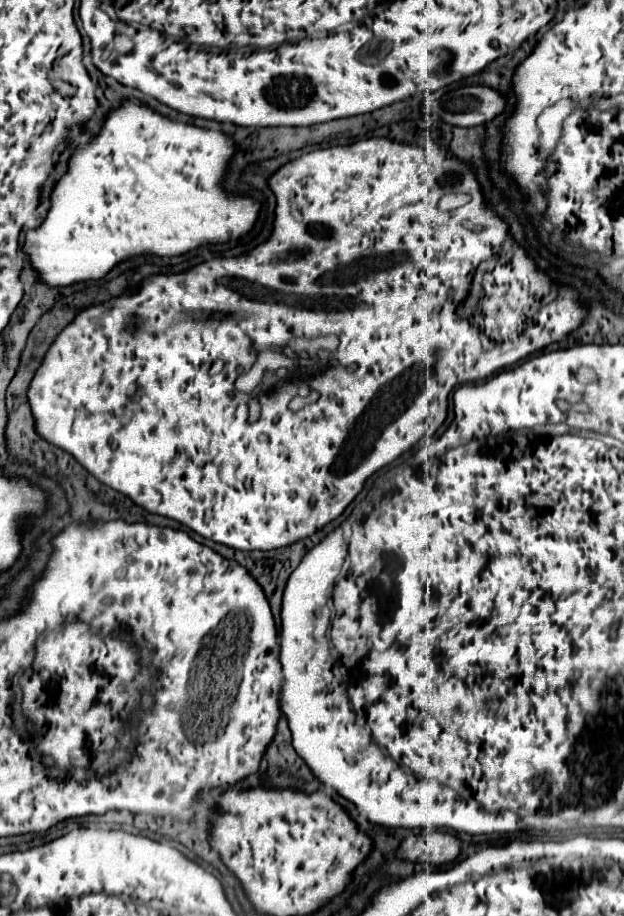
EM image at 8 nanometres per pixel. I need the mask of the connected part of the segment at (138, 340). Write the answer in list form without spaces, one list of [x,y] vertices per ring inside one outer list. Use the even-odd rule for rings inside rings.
[[[372,137],[369,138],[369,140],[355,142],[355,144],[351,144],[351,146],[331,146],[324,149],[317,147],[313,152],[303,154],[303,156],[295,158],[293,162],[285,164],[283,168],[279,168],[279,170],[271,176],[269,186],[271,186],[271,190],[273,190],[275,196],[277,196],[277,210],[275,210],[273,236],[271,236],[263,246],[257,246],[255,250],[251,250],[249,254],[239,256],[239,258],[228,258],[222,255],[216,255],[209,260],[209,262],[203,262],[201,266],[195,266],[195,268],[191,268],[189,272],[185,272],[185,274],[181,274],[181,276],[151,276],[151,278],[145,280],[145,290],[137,290],[137,294],[131,292],[131,294],[113,298],[113,300],[109,300],[109,302],[105,302],[105,304],[95,304],[95,306],[85,308],[83,312],[77,314],[77,318],[75,318],[75,320],[57,336],[57,340],[51,344],[51,348],[47,350],[47,356],[43,358],[41,368],[37,370],[37,374],[35,374],[35,378],[33,378],[31,386],[29,386],[29,394],[27,394],[27,396],[29,396],[31,410],[33,410],[33,418],[35,418],[35,428],[37,428],[37,432],[39,432],[47,442],[51,442],[51,444],[55,444],[55,446],[67,450],[69,454],[73,454],[73,456],[75,456],[95,478],[99,478],[103,484],[107,484],[107,486],[111,486],[113,490],[117,490],[117,492],[129,496],[135,504],[139,504],[141,508],[145,508],[145,510],[151,512],[151,514],[159,514],[159,516],[165,516],[165,518],[173,518],[173,520],[185,524],[187,528],[191,528],[193,532],[201,534],[203,538],[209,538],[209,540],[213,540],[213,542],[219,542],[219,544],[225,544],[225,546],[231,546],[231,548],[237,548],[237,550],[275,550],[275,548],[283,548],[283,546],[291,546],[291,544],[295,544],[297,540],[303,540],[303,538],[315,534],[317,530],[321,530],[327,522],[335,520],[335,518],[351,504],[351,500],[363,490],[365,480],[367,480],[373,472],[377,472],[379,468],[383,468],[383,466],[387,466],[389,462],[393,462],[397,456],[401,456],[403,452],[407,452],[409,448],[413,448],[425,434],[433,434],[433,432],[443,424],[443,420],[447,418],[447,398],[449,398],[449,392],[451,392],[455,386],[465,384],[465,382],[485,380],[485,378],[489,378],[491,374],[495,374],[497,370],[501,370],[501,368],[505,368],[505,366],[511,366],[511,364],[515,364],[515,362],[527,358],[529,354],[533,354],[533,352],[537,352],[537,350],[541,350],[541,348],[545,348],[545,346],[549,346],[549,344],[553,344],[553,342],[559,342],[559,340],[561,340],[563,336],[567,336],[571,330],[575,330],[577,326],[581,326],[581,322],[583,322],[583,318],[585,318],[585,314],[587,314],[587,308],[579,302],[579,294],[577,294],[573,288],[559,288],[557,284],[553,284],[553,282],[547,278],[547,274],[543,274],[541,270],[537,270],[535,262],[521,250],[521,246],[511,240],[505,222],[503,222],[499,216],[495,216],[495,214],[487,208],[485,198],[483,198],[483,194],[481,194],[481,188],[479,188],[479,184],[477,184],[477,180],[475,180],[475,170],[473,170],[471,166],[467,166],[465,162],[457,160],[453,154],[449,154],[447,148],[441,148],[441,146],[437,146],[437,144],[433,144],[433,146],[429,146],[429,148],[407,146],[407,144],[399,144],[399,142],[393,142],[393,140],[387,140],[387,138],[384,137]],[[449,192],[453,192],[453,194],[469,194],[471,200],[469,200],[465,206],[457,208],[457,210],[441,212],[441,210],[437,208],[437,202],[439,202],[439,198],[441,198],[443,194],[449,194]],[[479,264],[489,264],[489,266],[487,266],[487,272],[483,274],[483,282],[481,282],[481,284],[483,284],[483,296],[481,296],[481,300],[479,300],[479,304],[477,304],[477,308],[475,308],[475,314],[473,314],[473,318],[475,318],[477,322],[471,324],[471,322],[467,322],[467,320],[463,322],[457,314],[453,314],[455,310],[451,310],[451,302],[453,302],[453,300],[463,300],[463,298],[467,296],[467,290],[469,290],[471,280],[473,280],[473,272],[475,272],[475,268],[477,268]],[[325,332],[335,332],[335,336],[339,338],[339,346],[337,346],[337,350],[335,350],[335,354],[333,354],[335,362],[333,362],[327,370],[319,372],[319,374],[317,374],[317,380],[311,380],[311,382],[309,382],[309,380],[301,380],[301,382],[299,382],[299,380],[291,380],[291,382],[281,384],[281,386],[271,394],[271,396],[275,396],[275,398],[265,398],[265,400],[261,402],[261,416],[259,416],[259,420],[257,420],[257,422],[249,422],[247,395],[239,394],[239,392],[235,390],[234,382],[238,378],[238,373],[235,371],[235,368],[237,368],[239,364],[243,364],[245,370],[249,370],[251,360],[253,360],[251,350],[259,350],[261,344],[265,344],[265,342],[287,342],[287,340],[291,340],[291,338],[317,338],[317,336],[325,336]],[[479,332],[483,332],[491,342],[479,342]],[[217,358],[221,358],[221,360],[227,358],[225,362],[229,364],[229,368],[225,368],[221,374],[217,374],[217,376],[213,378],[213,376],[207,374],[207,370],[209,370],[211,362],[217,360]],[[295,396],[303,396],[303,398],[309,400],[309,402],[307,402],[303,408],[299,408],[299,410],[291,410],[291,408],[289,408],[289,402],[291,402]]]

